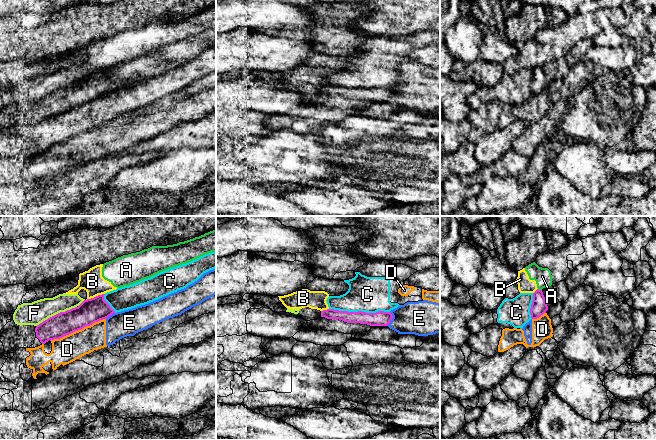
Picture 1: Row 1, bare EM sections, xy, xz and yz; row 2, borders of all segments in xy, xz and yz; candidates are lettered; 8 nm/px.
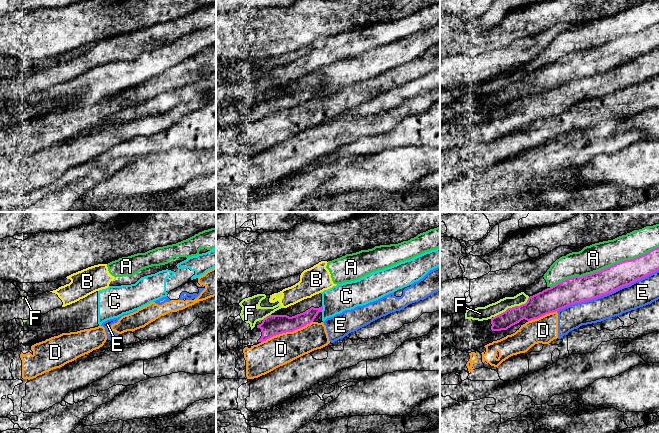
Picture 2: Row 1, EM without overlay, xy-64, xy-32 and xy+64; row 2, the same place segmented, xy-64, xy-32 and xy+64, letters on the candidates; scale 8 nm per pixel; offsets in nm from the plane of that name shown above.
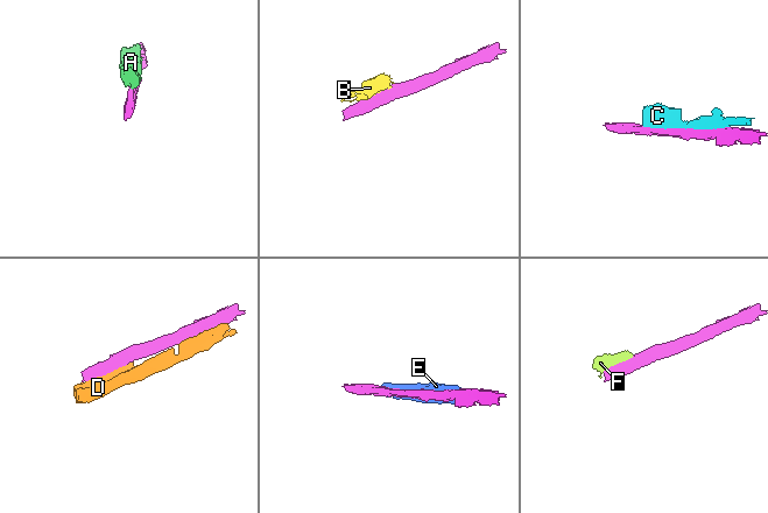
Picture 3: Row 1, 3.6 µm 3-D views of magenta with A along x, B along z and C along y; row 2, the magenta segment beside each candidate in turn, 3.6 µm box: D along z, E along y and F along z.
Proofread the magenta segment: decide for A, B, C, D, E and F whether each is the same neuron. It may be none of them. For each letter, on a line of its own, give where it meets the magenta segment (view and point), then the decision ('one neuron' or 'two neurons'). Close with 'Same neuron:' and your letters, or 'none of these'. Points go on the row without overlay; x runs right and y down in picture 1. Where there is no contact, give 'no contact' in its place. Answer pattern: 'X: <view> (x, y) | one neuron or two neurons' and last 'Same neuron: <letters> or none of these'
A: yz (540, 66) | two neurons
B: xy (96, 72) | two neurons
C: xz (359, 87) | two neurons
D: xy (77, 106) | two neurons
E: xz (391, 95) | two neurons
F: xy (56, 90) | two neurons
Same neuron: none of these

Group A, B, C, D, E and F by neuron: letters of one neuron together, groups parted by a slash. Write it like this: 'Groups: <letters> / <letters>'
Groups: A B F / C / D E

